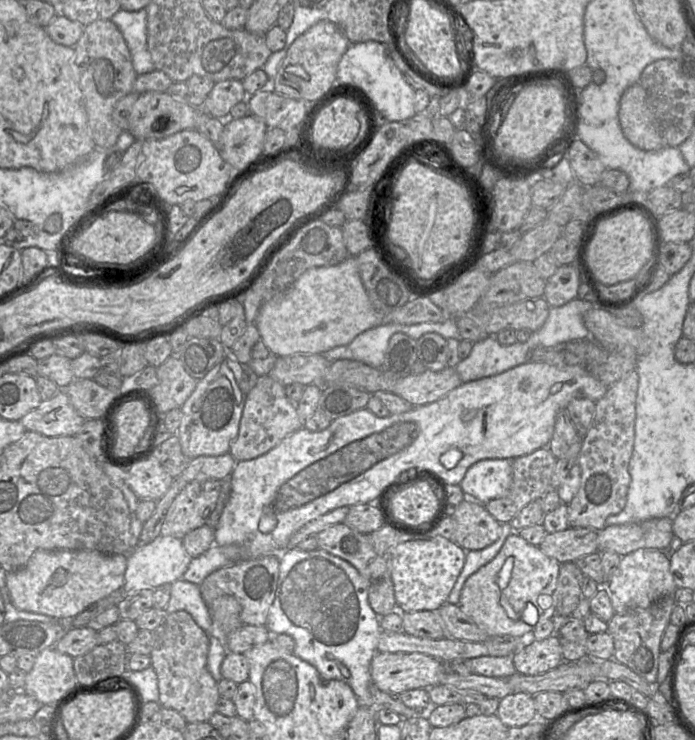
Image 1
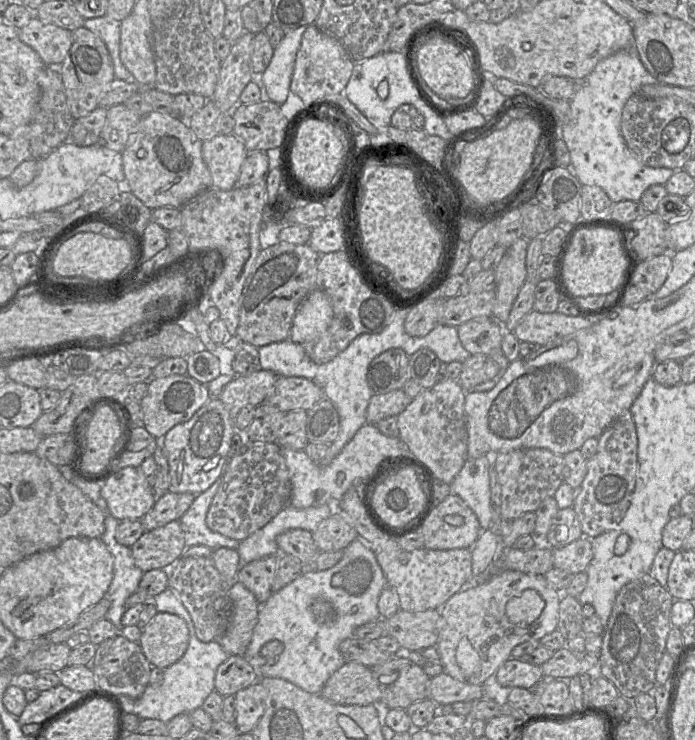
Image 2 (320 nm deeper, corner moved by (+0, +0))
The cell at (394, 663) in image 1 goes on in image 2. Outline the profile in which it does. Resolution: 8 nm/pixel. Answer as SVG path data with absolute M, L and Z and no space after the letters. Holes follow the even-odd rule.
M345 662L327 680L320 695L340 705L368 705L382 699L371 668L357 662Z

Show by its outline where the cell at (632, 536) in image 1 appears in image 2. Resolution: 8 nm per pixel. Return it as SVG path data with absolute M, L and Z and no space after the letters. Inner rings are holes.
M586 536L553 549L553 566L577 574L586 571L593 558L591 539Z

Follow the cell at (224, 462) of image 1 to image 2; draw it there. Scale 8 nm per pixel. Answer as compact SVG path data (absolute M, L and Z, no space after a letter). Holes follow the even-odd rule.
M166 492L156 499L150 511L140 520L144 532L162 527L167 523L179 520L189 509L196 495L193 493Z

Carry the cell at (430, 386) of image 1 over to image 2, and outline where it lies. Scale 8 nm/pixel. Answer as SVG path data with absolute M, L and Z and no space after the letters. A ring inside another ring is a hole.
M396 389L387 393L373 394L367 411L367 423L376 424L380 420L399 415L412 401L403 389Z

